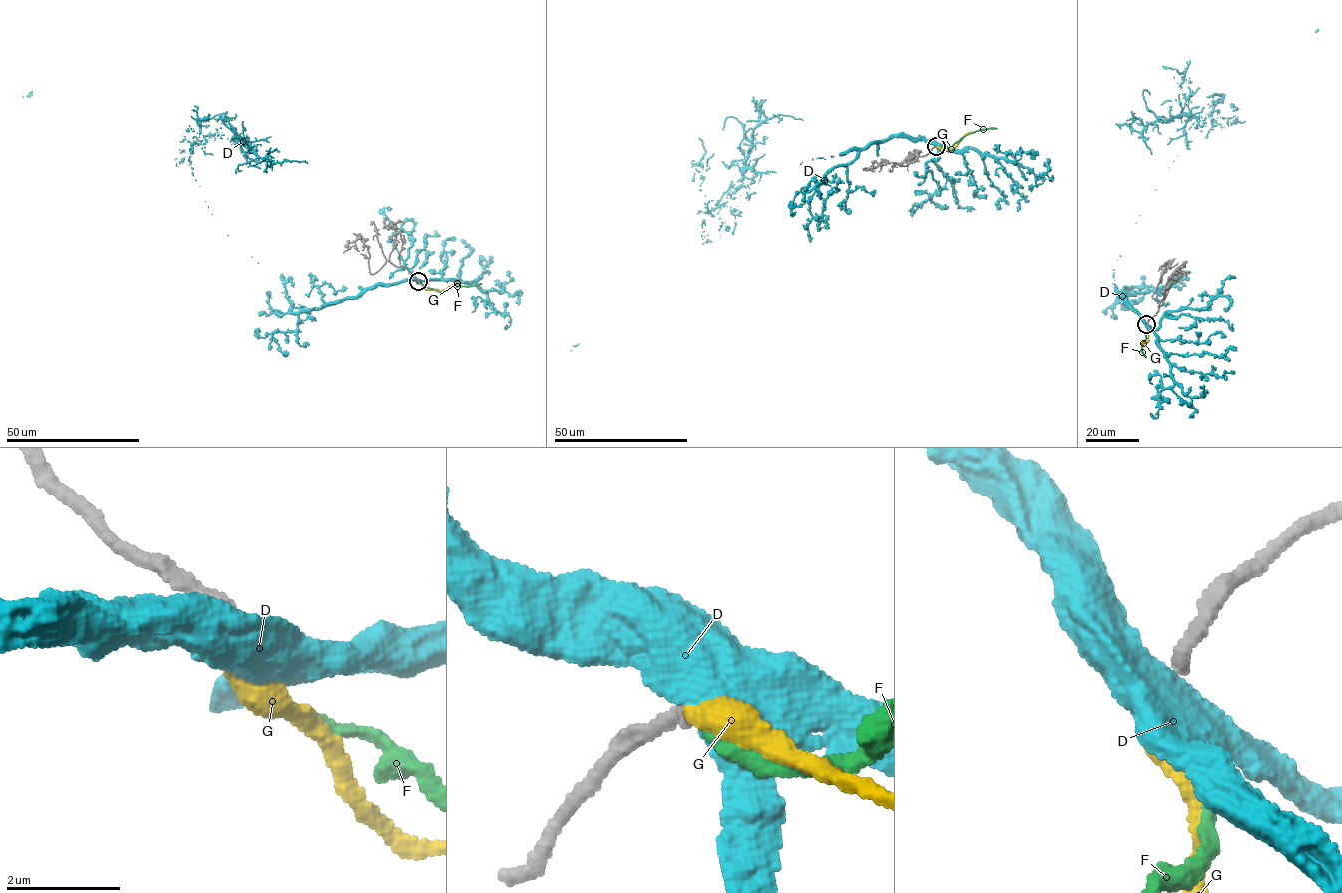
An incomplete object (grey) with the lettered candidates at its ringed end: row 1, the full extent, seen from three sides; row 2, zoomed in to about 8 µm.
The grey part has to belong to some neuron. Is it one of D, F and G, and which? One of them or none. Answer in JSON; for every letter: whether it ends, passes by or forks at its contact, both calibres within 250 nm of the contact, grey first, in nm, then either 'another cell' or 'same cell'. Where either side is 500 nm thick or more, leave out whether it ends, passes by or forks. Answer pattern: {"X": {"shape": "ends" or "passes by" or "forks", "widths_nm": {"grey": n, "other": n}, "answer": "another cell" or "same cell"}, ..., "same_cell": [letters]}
{"D": {"widths_nm": {"grey": 220, "other": 850}, "answer": "another cell"}, "F": {"shape": "ends", "widths_nm": {"grey": 200, "other": 240}, "answer": "same cell"}, "G": {"shape": "ends", "widths_nm": {"grey": 200, "other": 480}, "answer": "another cell"}, "same_cell": ["F"]}

